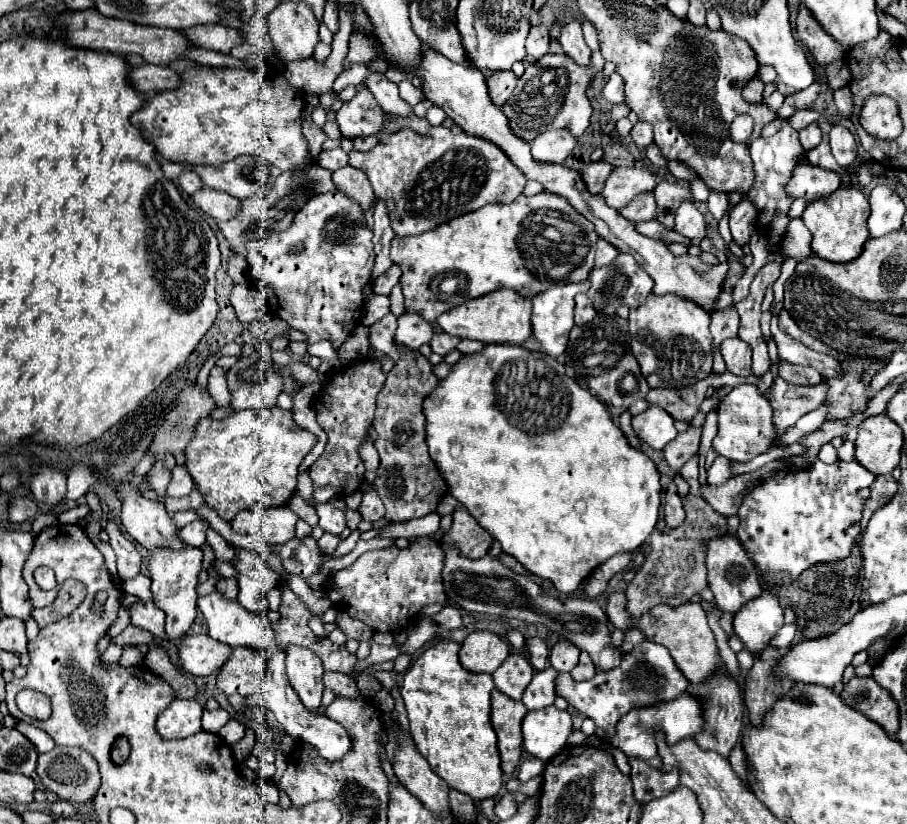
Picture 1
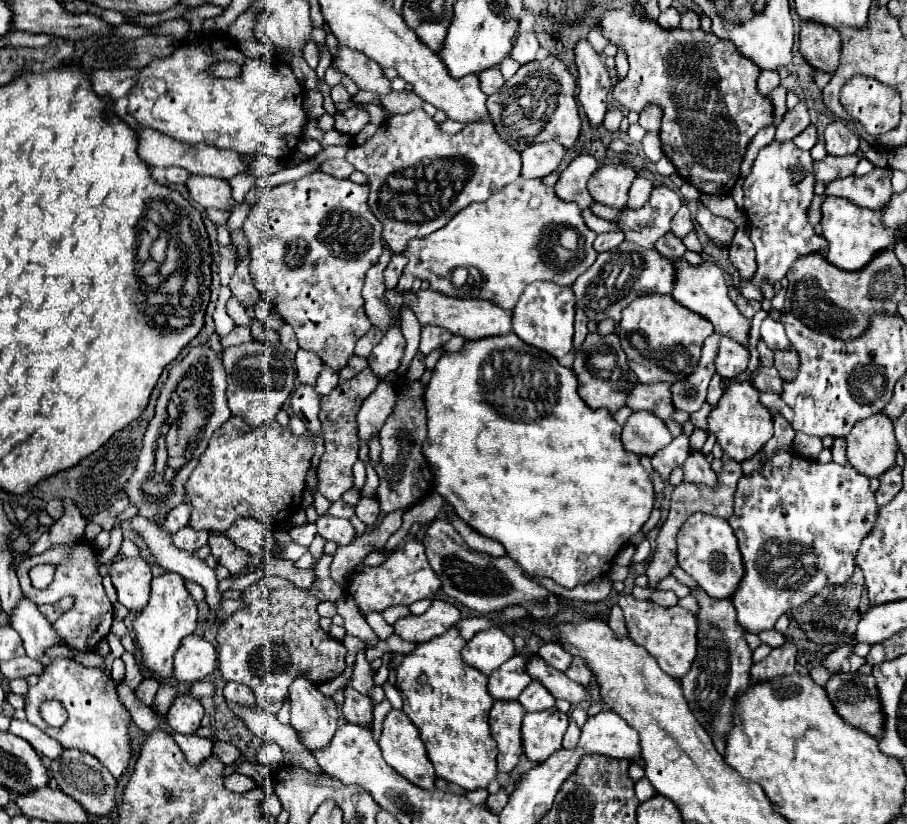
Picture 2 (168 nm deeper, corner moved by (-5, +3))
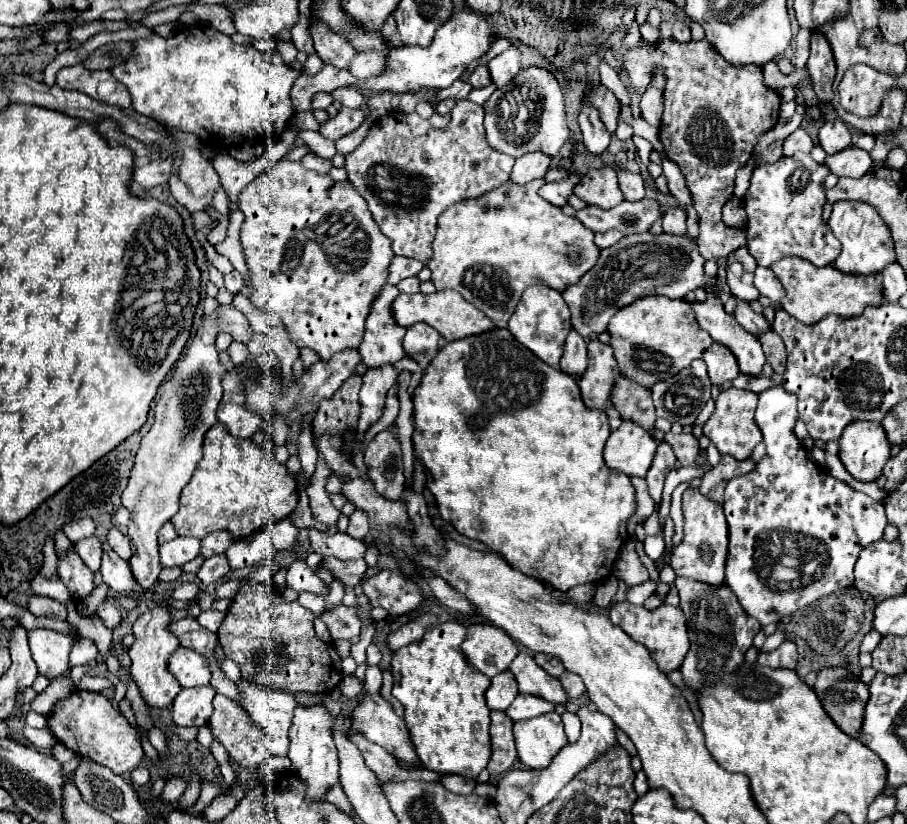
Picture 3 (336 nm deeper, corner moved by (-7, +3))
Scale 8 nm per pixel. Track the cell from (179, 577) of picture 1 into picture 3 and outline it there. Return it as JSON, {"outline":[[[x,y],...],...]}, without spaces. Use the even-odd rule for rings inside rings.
{"outline":[[[158,601],[156,607],[150,611],[144,611],[134,627],[132,627],[132,633],[134,633],[134,643],[132,647],[128,649],[128,655],[132,659],[132,665],[130,665],[130,673],[144,697],[144,701],[152,707],[166,707],[172,703],[172,699],[180,693],[180,683],[176,681],[176,677],[172,677],[172,673],[168,673],[168,655],[172,655],[178,647],[180,647],[180,641],[178,637],[170,631],[170,625],[172,625],[174,617],[172,617],[172,609],[170,609],[170,603],[168,601]]]}

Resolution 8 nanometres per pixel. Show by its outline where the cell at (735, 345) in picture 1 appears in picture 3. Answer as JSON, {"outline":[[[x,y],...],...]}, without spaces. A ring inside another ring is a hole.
{"outline":[[[712,343],[712,347],[706,349],[702,359],[708,365],[708,375],[714,385],[724,385],[726,381],[736,379],[740,373],[740,367],[736,365],[736,357],[726,345]]]}

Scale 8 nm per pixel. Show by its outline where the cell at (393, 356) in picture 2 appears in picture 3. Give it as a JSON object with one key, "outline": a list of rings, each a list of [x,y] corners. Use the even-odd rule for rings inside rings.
{"outline":[[[384,365],[376,369],[368,369],[364,373],[364,385],[360,389],[360,419],[358,419],[358,441],[364,439],[364,433],[376,423],[384,411],[384,399],[390,387],[396,385],[400,371],[394,365]]]}

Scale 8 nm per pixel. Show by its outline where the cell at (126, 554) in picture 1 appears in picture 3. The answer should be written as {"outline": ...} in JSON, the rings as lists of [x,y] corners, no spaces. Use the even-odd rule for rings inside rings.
{"outline":[[[106,549],[102,555],[102,567],[104,583],[110,585],[110,589],[118,595],[132,595],[136,589],[136,579],[132,575],[132,567],[128,561],[120,559],[112,549]]]}

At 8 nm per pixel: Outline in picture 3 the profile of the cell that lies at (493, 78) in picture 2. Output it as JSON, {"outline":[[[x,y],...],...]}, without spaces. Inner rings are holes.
{"outline":[[[478,65],[472,75],[470,75],[470,83],[474,85],[474,89],[480,89],[480,87],[486,87],[492,83],[490,79],[490,73],[488,73],[488,67],[486,65]]]}

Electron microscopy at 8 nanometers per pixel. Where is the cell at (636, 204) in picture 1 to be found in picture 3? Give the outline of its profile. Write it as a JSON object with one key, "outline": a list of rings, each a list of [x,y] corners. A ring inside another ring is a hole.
{"outline":[[[620,169],[618,171],[618,181],[620,181],[620,189],[622,189],[626,201],[644,199],[644,179],[640,175],[634,175],[630,171]]]}

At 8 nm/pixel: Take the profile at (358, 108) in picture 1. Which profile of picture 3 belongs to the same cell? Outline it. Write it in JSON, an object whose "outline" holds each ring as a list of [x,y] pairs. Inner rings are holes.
{"outline":[[[342,107],[338,115],[334,115],[332,119],[320,125],[320,133],[332,141],[338,141],[340,137],[356,131],[364,123],[364,119],[366,119],[366,113],[362,109]]]}

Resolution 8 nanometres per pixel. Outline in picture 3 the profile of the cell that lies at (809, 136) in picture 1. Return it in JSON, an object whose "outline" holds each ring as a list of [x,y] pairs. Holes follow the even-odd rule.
{"outline":[[[798,127],[792,135],[786,137],[786,141],[784,141],[784,151],[782,151],[782,153],[784,153],[784,155],[794,155],[794,153],[798,153],[798,151],[810,153],[812,147],[814,147],[812,137],[810,137],[802,127]]]}

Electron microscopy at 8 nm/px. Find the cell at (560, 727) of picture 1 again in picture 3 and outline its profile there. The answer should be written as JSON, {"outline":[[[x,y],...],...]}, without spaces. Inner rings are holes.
{"outline":[[[556,711],[514,723],[518,759],[532,769],[544,769],[568,743],[562,719]]]}

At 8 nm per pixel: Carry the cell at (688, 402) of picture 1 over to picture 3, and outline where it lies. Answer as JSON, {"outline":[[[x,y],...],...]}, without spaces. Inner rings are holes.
{"outline":[[[620,377],[612,391],[612,403],[620,411],[622,419],[644,425],[644,429],[654,429],[656,407],[652,405],[652,391],[648,387],[636,385],[634,381]]]}

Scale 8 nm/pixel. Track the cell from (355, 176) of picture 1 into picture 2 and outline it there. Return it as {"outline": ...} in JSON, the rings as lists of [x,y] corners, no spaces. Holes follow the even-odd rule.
{"outline":[[[324,159],[324,161],[320,163],[318,171],[342,179],[342,177],[348,177],[354,169],[350,169],[350,165],[348,165],[346,159]]]}

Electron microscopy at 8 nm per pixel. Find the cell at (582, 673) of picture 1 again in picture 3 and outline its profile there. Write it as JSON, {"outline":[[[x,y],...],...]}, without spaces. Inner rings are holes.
{"outline":[[[564,671],[564,673],[560,675],[560,681],[562,681],[564,689],[568,691],[570,699],[578,699],[578,697],[582,697],[584,691],[586,691],[586,689],[584,689],[584,683],[580,681],[580,677],[576,677],[576,673]]]}

